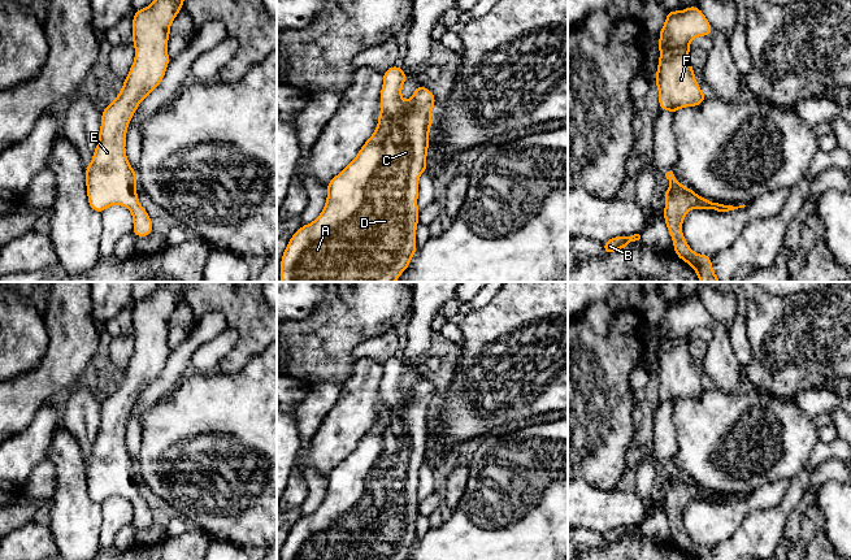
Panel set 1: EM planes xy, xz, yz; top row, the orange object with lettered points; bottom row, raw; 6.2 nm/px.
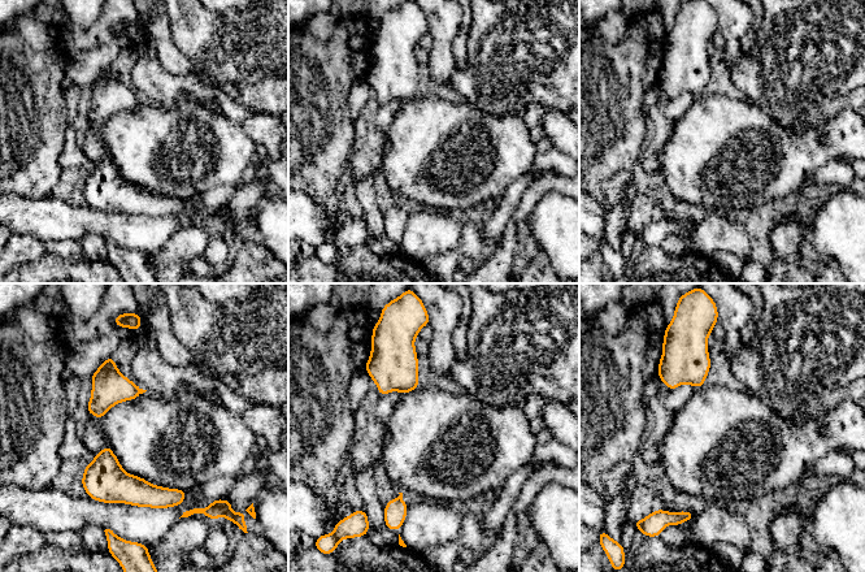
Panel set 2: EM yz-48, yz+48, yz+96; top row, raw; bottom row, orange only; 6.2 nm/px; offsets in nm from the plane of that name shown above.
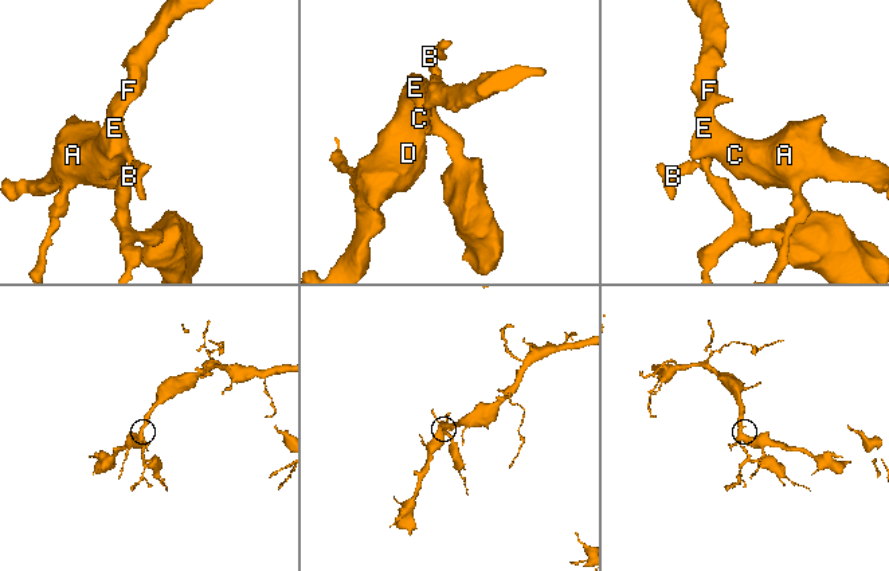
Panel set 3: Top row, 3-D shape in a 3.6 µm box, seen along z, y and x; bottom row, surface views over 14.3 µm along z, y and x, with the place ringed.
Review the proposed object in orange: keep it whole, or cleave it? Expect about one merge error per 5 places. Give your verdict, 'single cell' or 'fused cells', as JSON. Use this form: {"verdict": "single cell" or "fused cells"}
{"verdict": "single cell"}

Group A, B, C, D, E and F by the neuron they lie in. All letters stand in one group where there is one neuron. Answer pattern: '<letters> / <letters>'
A B C D E F

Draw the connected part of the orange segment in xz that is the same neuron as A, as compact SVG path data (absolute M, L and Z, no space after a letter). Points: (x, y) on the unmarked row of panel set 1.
M400 357L383 363L381 404L372 427L357 447L327 474L326 495L320 507L291 528L281 550L281 560L407 560L417 542L418 469L427 460L429 424L435 386L418 375L409 392L401 388L407 365Z

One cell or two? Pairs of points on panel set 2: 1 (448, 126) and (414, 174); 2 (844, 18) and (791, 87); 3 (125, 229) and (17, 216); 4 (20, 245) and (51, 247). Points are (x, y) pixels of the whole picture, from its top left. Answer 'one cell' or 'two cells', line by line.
1: one cell
2: one cell
3: one cell
4: one cell

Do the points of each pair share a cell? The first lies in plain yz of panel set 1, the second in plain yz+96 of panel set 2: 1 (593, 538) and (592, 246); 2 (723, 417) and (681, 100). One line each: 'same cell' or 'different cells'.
1: same cell
2: different cells

